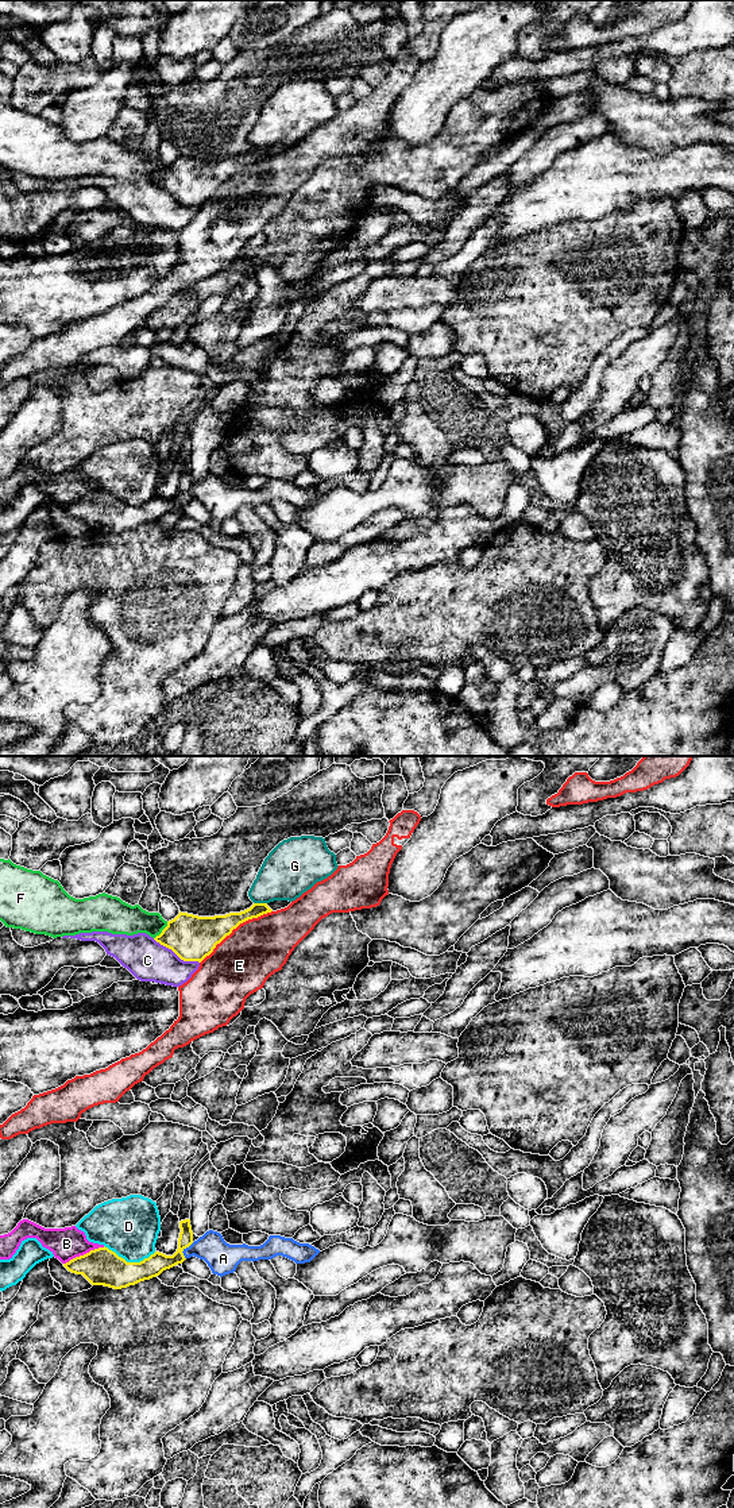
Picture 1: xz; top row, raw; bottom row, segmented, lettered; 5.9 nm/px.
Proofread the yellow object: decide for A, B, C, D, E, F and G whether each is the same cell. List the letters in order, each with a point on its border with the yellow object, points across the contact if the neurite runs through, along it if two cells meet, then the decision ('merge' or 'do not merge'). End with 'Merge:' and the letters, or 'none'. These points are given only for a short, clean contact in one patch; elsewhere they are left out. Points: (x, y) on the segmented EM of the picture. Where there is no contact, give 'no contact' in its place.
A: xz (182, 1250) | across xz (155, 1264), (172, 1261), (182, 1250), (215, 1250), (223, 1258) | merge
B: xz (84, 1254) | do not merge
C: xz (176, 953) | do not merge
D: xz (130, 1262) | do not merge
E: xz (235, 928) | do not merge
F: xz (162, 930) | do not merge
G: xz (261, 903) | do not merge
Merge: A

